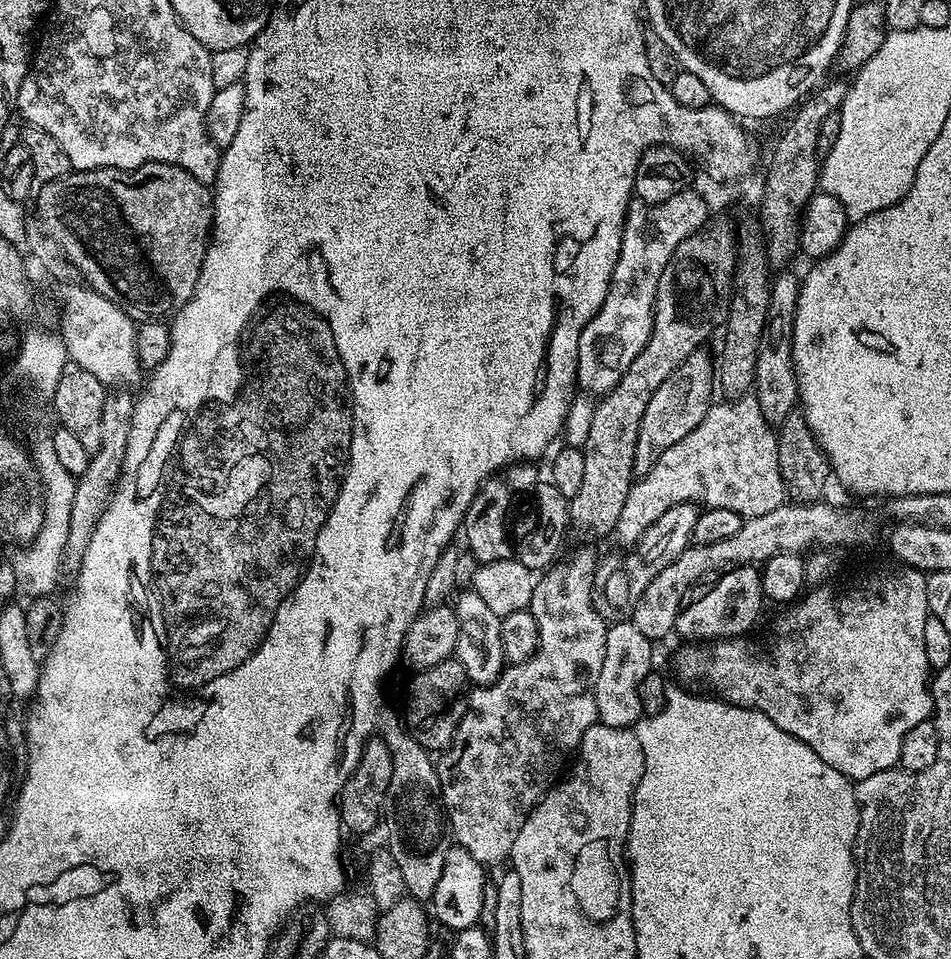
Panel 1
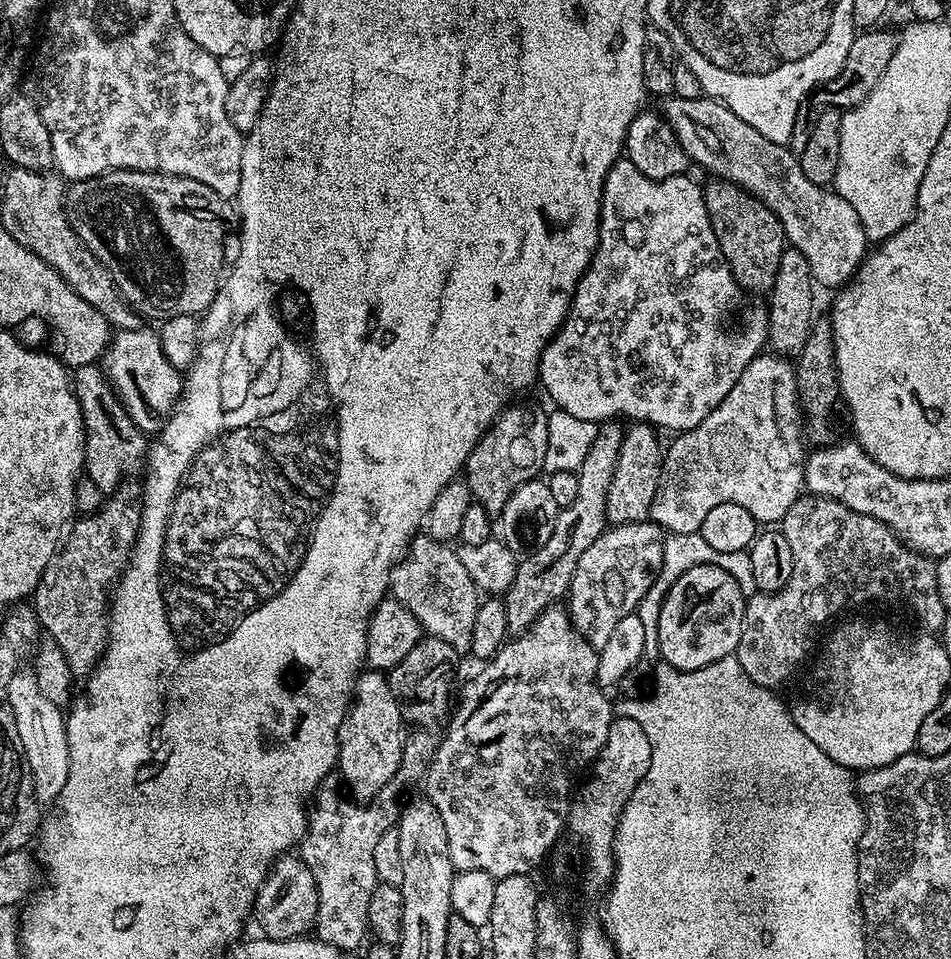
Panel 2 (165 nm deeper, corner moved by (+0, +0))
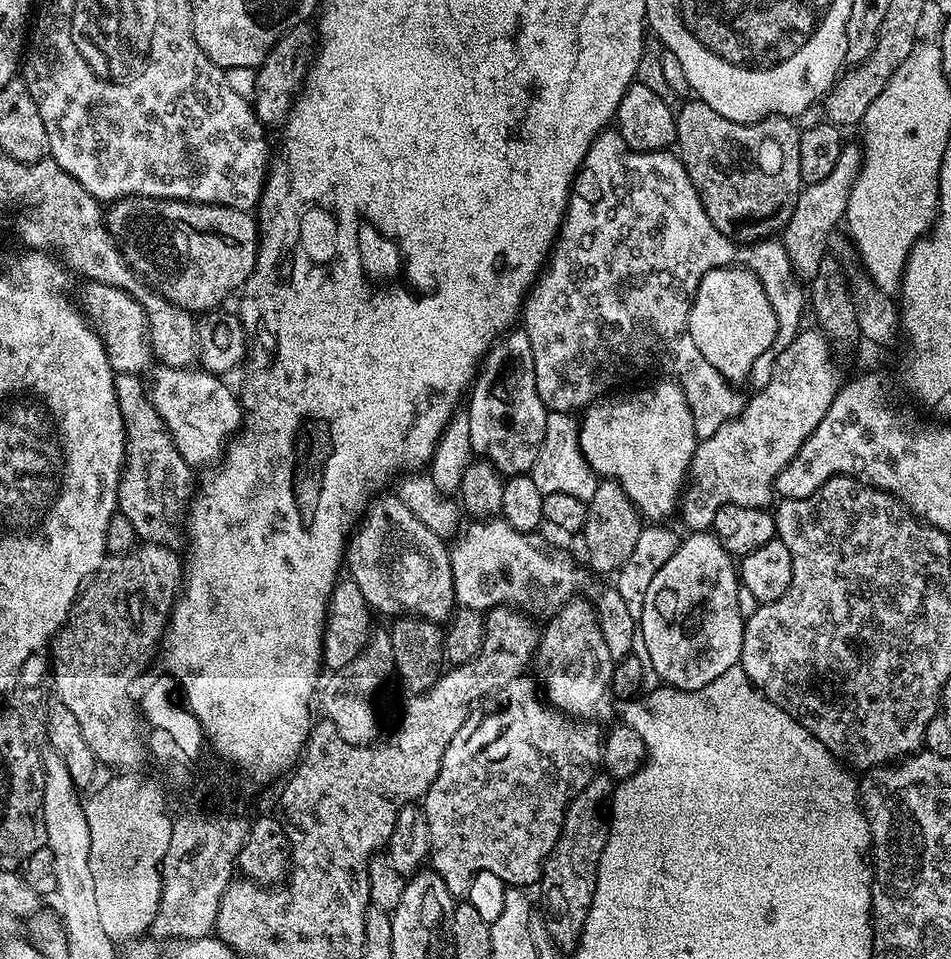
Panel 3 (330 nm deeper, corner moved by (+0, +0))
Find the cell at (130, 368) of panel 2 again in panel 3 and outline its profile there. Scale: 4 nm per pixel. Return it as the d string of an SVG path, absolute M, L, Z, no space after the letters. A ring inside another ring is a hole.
M160 366L157 369L152 376L152 384L150 380L152 405L171 434L174 446L178 446L182 458L190 466L215 465L225 451L226 437L235 433L242 424L242 404L237 393L235 396L223 384L225 381L211 372L193 370L191 367Z

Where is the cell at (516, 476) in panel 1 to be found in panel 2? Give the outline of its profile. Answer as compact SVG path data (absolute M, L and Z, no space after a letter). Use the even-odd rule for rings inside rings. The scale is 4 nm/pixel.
M515 404L505 407L468 456L468 489L472 492L473 501L482 505L489 514L500 513L506 502L510 502L510 494L514 494L518 486L537 479L546 458L548 412L545 409L531 408L528 404Z

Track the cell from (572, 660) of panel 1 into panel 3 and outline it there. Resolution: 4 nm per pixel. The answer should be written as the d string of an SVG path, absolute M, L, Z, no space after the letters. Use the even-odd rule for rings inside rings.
M521 678L510 682L507 688L503 689L502 695L499 697L501 700L497 702L496 708L490 709L476 725L473 723L471 726L458 730L458 734L454 734L454 742L450 742L450 746L446 750L442 766L438 772L438 778L434 778L430 790L422 798L422 807L428 819L430 834L432 835L430 864L439 873L442 882L446 882L446 890L450 890L450 894L454 898L467 897L470 882L480 872L498 874L498 878L502 878L505 884L509 886L535 885L544 872L544 861L548 859L550 850L558 842L568 803L601 771L602 732L599 732L592 725L592 722L581 722L579 719L565 716L563 712L557 712L551 704L541 699L538 695L537 685L531 679L529 680L528 678Z

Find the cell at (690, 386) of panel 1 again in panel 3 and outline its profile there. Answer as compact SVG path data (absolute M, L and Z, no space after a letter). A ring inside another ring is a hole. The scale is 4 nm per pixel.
M601 479L594 490L594 498L587 501L588 517L582 533L588 564L596 572L616 574L630 558L642 529L642 517L630 498L615 480Z

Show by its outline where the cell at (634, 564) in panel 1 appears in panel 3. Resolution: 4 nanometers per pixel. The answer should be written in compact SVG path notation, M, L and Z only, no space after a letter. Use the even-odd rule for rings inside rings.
M580 599L569 600L545 623L549 624L540 632L540 646L534 657L534 672L536 668L535 679L547 703L557 712L573 718L592 718L603 706L604 699L609 699L614 661L610 649L606 647L606 638L602 638L595 607L589 601L587 604Z

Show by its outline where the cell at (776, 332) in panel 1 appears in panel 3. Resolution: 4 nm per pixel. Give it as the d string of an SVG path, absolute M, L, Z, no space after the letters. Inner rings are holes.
M845 143L844 149L838 154L838 162L834 170L830 170L830 175L822 178L822 182L804 184L801 187L800 197L794 206L794 214L790 214L790 222L784 227L782 233L784 249L797 276L801 278L817 276L818 266L826 258L827 252L824 251L828 248L828 235L831 234L836 223L844 220L850 190L858 178L861 163L861 145Z

